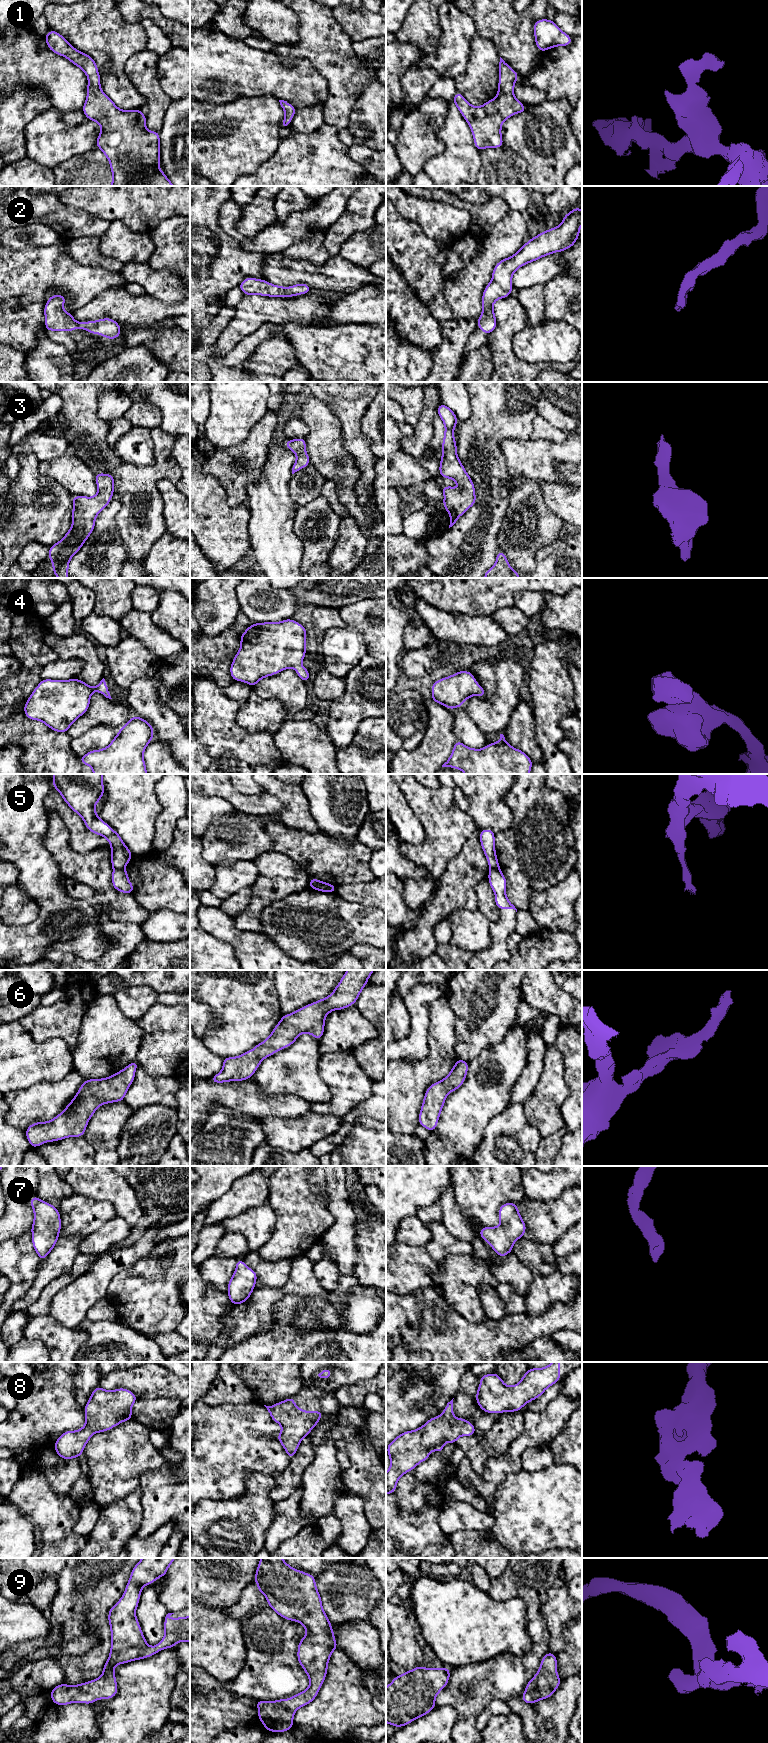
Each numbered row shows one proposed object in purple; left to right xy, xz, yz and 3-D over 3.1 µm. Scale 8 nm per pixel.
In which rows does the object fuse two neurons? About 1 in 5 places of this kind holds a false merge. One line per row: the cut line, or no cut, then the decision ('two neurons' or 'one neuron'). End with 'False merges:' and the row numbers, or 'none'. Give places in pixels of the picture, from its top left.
1: cut none; one neuron
2: cut none; one neuron
3: cut none; one neuron
4: cut none; one neuron
5: cut xy (113, 868), (122, 869); two neurons
6: cut none; one neuron
7: cut none; one neuron
8: cut none; one neuron
9: cut none; one neuron
False merges: 5

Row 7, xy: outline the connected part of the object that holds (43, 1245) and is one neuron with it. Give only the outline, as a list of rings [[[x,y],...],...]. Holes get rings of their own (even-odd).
[[[34,1196],[29,1200],[33,1207],[34,1220],[31,1227],[33,1248],[41,1261],[46,1259],[54,1248],[61,1230],[61,1218],[58,1209],[46,1201]]]

